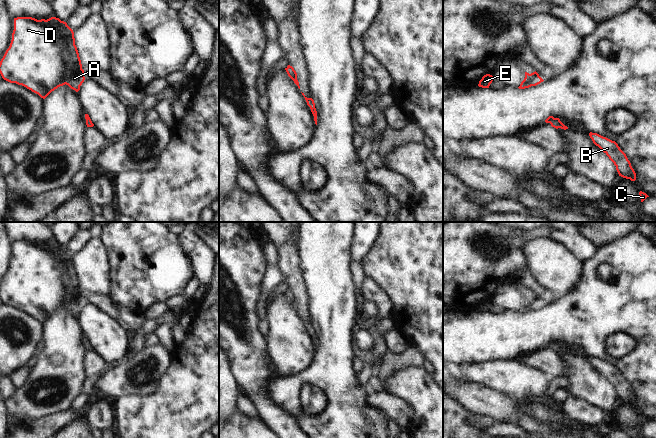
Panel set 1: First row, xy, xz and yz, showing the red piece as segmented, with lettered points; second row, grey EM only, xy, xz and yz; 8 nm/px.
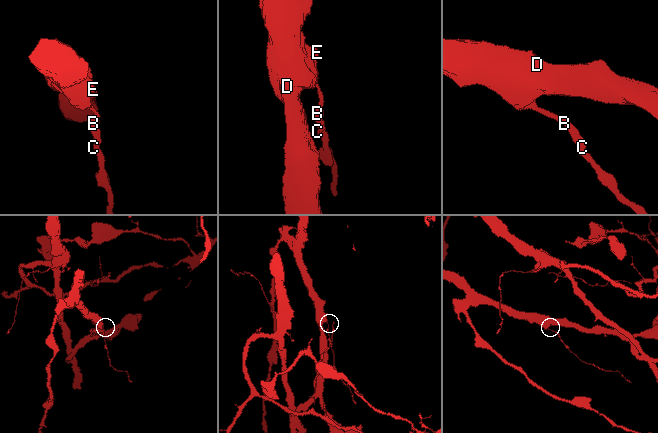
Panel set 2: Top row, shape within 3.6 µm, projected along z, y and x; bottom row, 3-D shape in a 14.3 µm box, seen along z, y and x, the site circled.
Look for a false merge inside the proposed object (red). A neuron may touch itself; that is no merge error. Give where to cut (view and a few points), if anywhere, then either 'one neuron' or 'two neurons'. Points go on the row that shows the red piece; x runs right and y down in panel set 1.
cut none; one neuron

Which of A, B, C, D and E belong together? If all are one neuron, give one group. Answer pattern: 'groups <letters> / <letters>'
groups A B C D E

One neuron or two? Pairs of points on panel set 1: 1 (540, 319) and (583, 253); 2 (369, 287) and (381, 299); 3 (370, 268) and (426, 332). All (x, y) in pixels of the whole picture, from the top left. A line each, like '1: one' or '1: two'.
1: two
2: one
3: one

